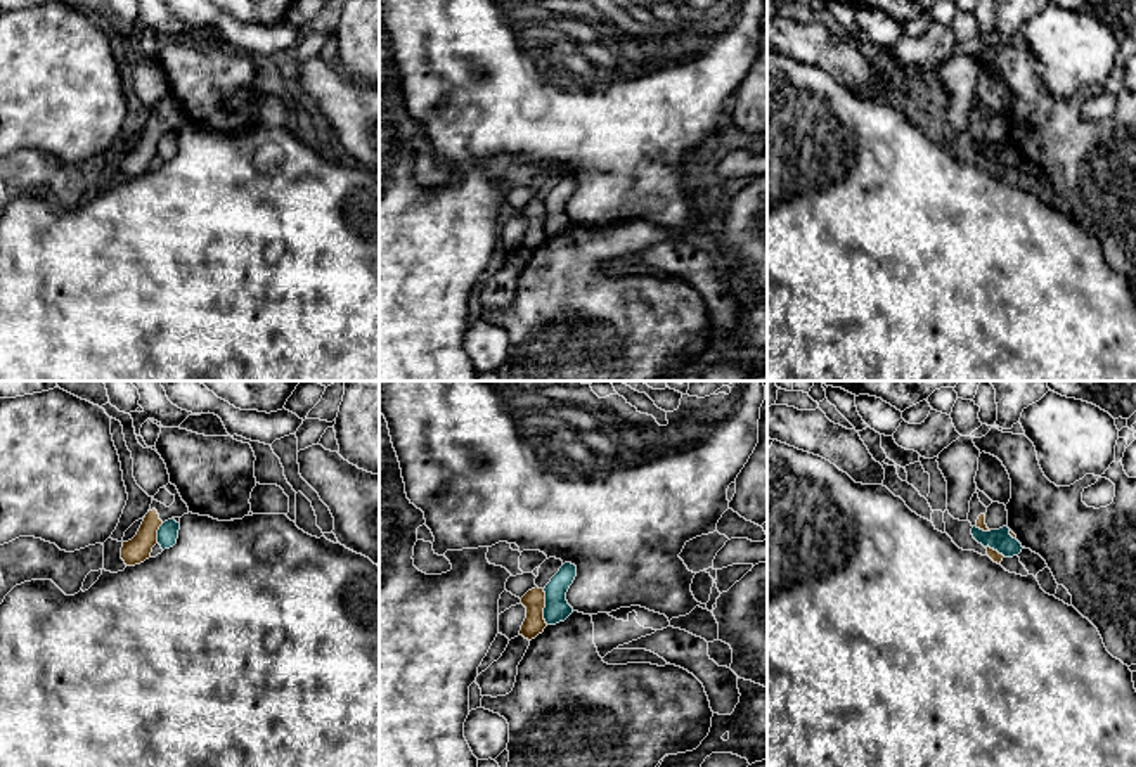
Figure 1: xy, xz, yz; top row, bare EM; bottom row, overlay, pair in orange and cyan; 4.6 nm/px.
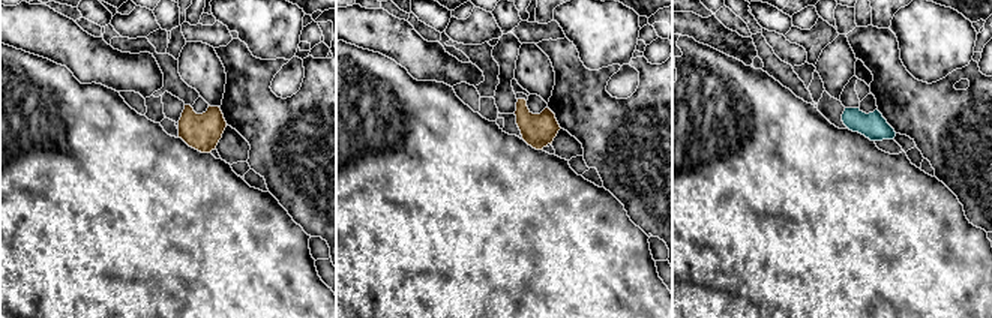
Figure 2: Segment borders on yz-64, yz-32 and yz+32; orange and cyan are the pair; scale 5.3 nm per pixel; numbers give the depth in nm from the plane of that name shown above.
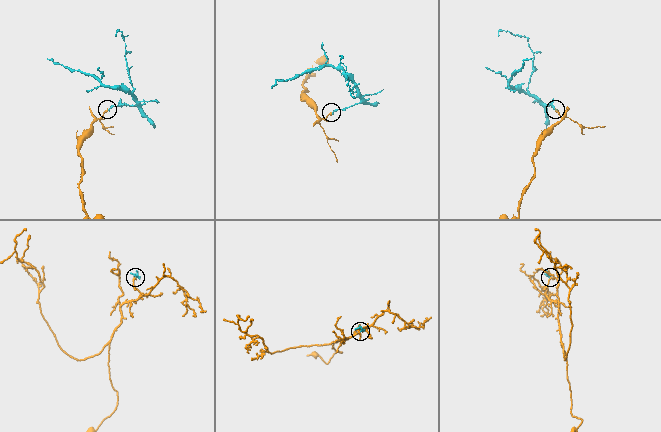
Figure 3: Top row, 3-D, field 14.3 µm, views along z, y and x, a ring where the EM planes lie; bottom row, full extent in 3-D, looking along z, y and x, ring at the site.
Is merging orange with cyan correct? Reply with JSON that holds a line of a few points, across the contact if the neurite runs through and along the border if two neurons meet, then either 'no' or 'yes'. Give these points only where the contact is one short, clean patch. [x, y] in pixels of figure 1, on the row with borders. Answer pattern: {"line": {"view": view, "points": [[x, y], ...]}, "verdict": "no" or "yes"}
{"line": {"view": "xz", "points": [[542, 589], [544, 620], [548, 624]]}, "verdict": "no"}

